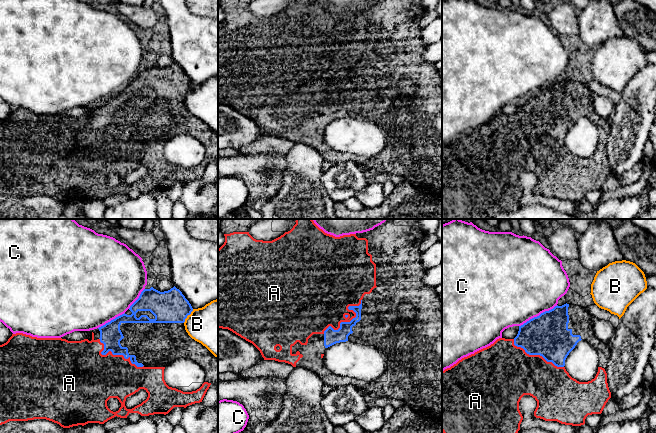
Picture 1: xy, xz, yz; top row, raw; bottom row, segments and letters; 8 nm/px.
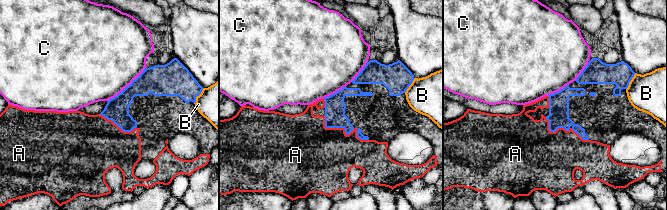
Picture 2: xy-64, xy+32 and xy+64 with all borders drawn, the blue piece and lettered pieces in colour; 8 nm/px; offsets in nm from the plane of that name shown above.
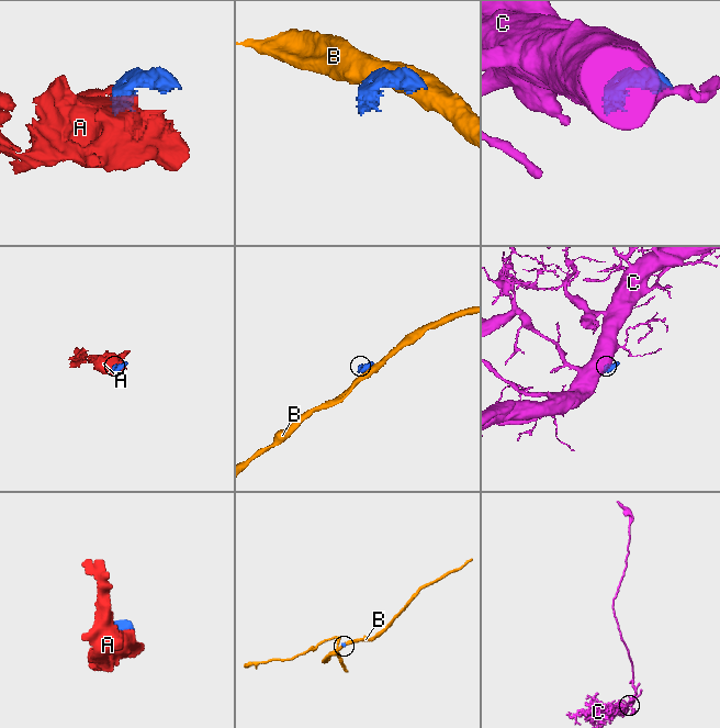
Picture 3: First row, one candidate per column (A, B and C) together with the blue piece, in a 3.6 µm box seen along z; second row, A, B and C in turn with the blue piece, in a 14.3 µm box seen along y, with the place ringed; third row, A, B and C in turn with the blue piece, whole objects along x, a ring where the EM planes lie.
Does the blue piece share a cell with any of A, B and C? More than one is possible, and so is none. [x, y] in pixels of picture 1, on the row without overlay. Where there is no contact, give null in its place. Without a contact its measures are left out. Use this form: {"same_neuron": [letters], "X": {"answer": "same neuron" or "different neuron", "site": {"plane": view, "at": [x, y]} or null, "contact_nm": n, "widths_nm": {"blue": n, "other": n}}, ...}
{"same_neuron": ["A"], "A": {"answer": "same neuron", "site": {"plane": "xz", "at": [351, 96]}, "contact_nm": 420, "widths_nm": {"blue": 120, "other": 380}}, "B": {"answer": "different neuron", "site": {"plane": "xy", "at": [187, 91]}, "contact_nm": 140, "widths_nm": {"blue": 260, "other": 380}}, "C": {"answer": "different neuron", "site": {"plane": "yz", "at": [539, 91]}, "contact_nm": 360, "widths_nm": {"blue": 340, "other": 480}}}

